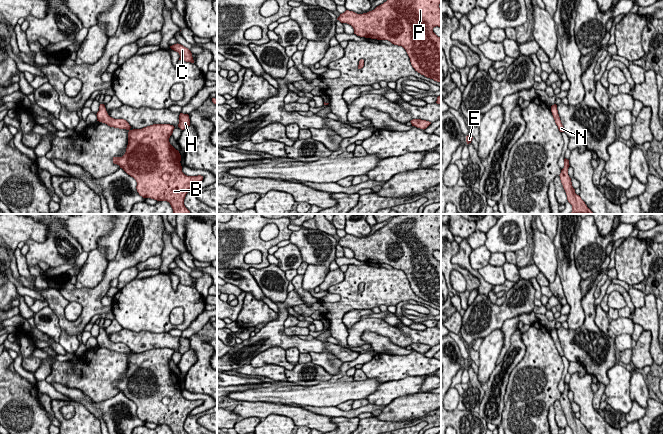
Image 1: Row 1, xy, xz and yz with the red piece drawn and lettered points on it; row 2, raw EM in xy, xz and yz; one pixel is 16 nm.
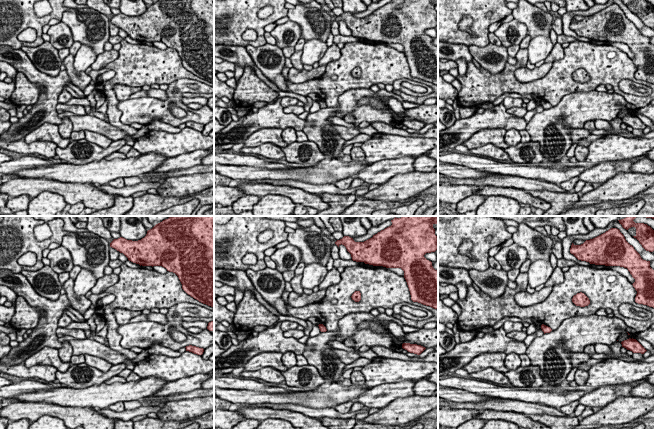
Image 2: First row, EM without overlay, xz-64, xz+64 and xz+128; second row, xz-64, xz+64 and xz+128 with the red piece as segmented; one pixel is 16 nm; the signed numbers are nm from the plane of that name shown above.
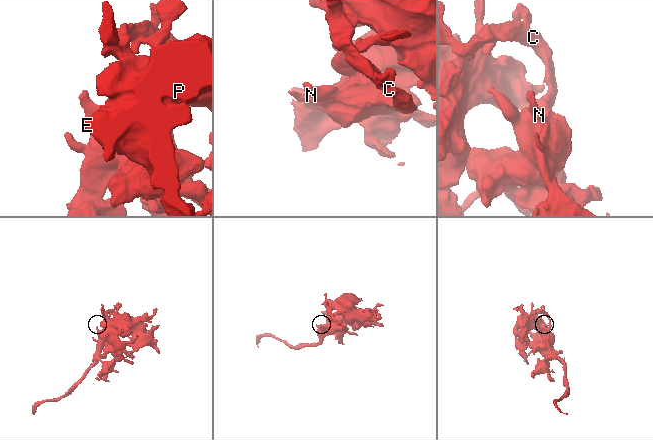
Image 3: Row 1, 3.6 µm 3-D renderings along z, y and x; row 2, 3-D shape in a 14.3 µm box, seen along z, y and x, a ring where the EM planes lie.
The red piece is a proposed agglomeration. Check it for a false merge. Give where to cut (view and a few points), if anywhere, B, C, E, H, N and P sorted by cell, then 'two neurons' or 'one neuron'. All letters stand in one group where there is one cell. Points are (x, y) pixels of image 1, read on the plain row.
no cut; B C E H N P; one neuron

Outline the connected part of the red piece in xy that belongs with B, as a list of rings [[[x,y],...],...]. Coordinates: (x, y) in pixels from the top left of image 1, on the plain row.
[[[100,328],[97,345],[110,351],[128,354],[128,369],[122,381],[113,381],[113,387],[122,392],[137,406],[137,416],[143,422],[157,425],[167,425],[173,434],[188,434],[184,423],[189,413],[203,404],[203,400],[187,400],[182,396],[181,379],[169,366],[174,350],[170,348],[153,348],[142,353],[133,353],[124,343],[114,343],[106,335],[105,329]]]

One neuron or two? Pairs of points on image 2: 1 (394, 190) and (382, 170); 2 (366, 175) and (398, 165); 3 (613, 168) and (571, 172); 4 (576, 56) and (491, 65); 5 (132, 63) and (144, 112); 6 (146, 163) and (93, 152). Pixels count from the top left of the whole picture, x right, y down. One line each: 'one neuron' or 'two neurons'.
1: two neurons
2: one neuron
3: two neurons
4: two neurons
5: two neurons
6: two neurons

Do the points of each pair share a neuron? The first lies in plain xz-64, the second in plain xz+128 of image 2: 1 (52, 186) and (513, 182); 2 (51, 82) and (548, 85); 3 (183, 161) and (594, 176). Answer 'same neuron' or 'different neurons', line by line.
1: different neurons
2: different neurons
3: same neuron

